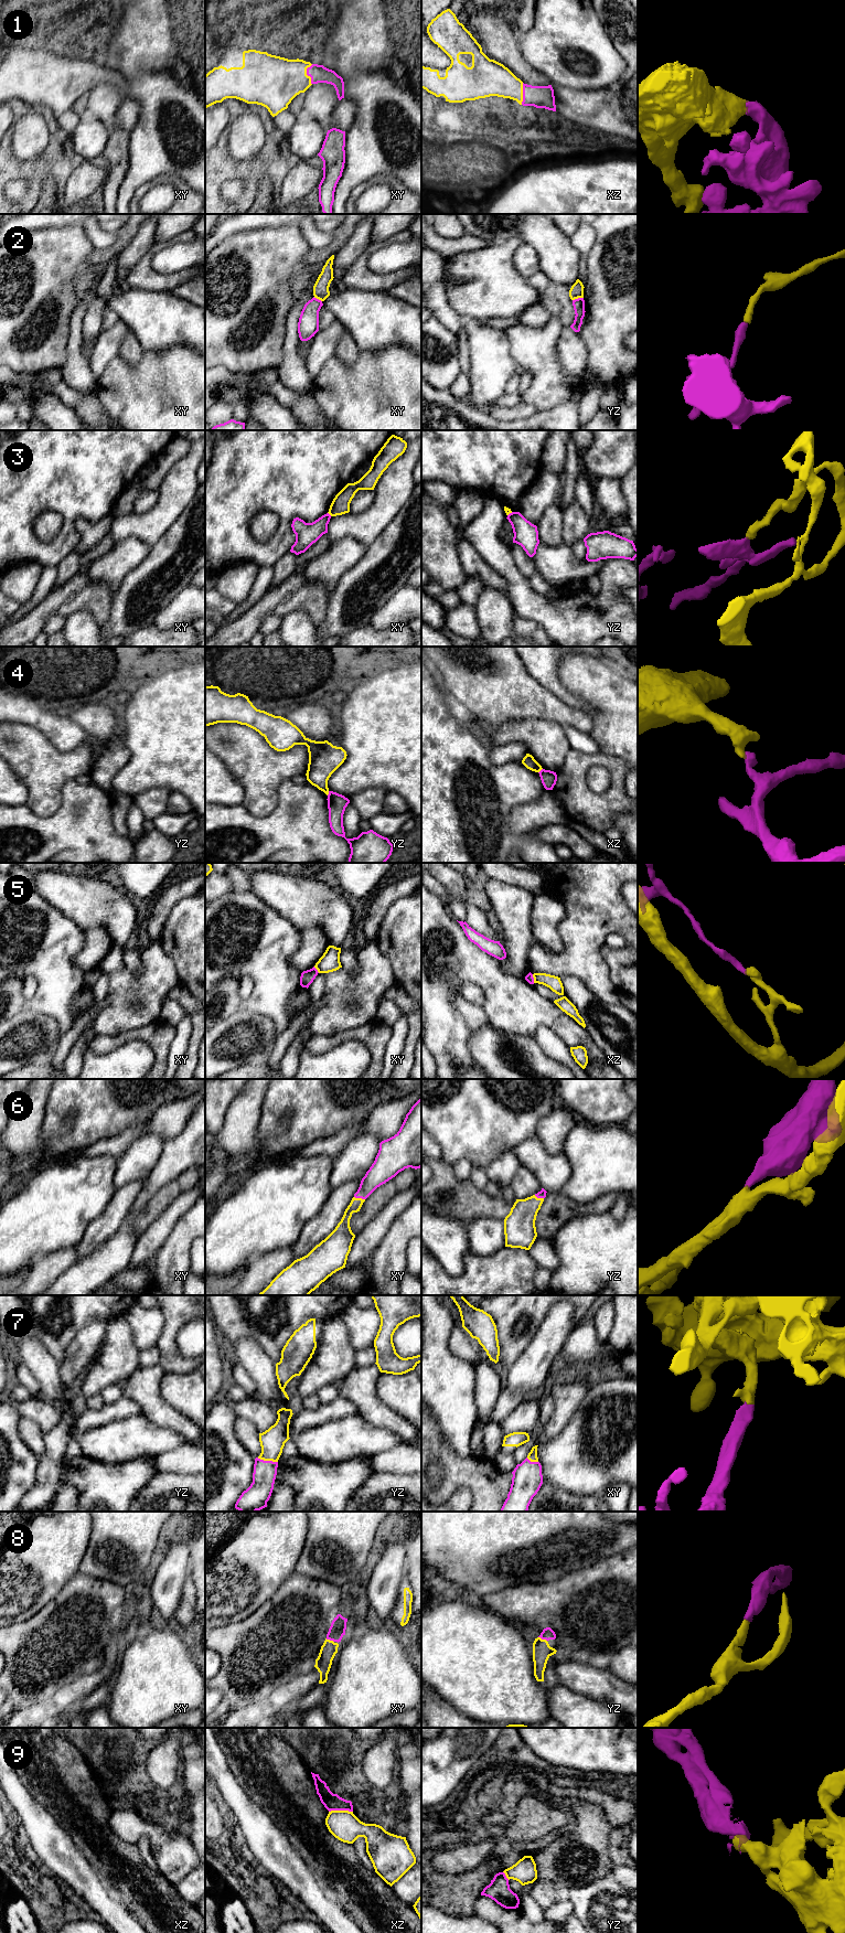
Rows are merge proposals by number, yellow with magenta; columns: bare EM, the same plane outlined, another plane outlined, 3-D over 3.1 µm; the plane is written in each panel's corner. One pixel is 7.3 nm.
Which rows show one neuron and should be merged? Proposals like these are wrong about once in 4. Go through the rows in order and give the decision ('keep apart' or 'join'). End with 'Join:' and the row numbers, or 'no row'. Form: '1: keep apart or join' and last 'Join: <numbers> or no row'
1: join
2: keep apart
3: keep apart
4: keep apart
5: keep apart
6: join
7: join
8: join
9: keep apart
Join: 1, 6, 7, 8

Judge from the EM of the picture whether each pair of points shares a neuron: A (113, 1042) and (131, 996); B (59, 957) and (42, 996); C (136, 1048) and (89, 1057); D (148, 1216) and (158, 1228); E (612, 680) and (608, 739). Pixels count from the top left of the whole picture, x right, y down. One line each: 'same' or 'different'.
A: different
B: same
C: same
D: different
E: same

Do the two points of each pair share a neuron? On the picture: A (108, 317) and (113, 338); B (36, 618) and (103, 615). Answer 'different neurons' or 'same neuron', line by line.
A: different neurons
B: same neuron

